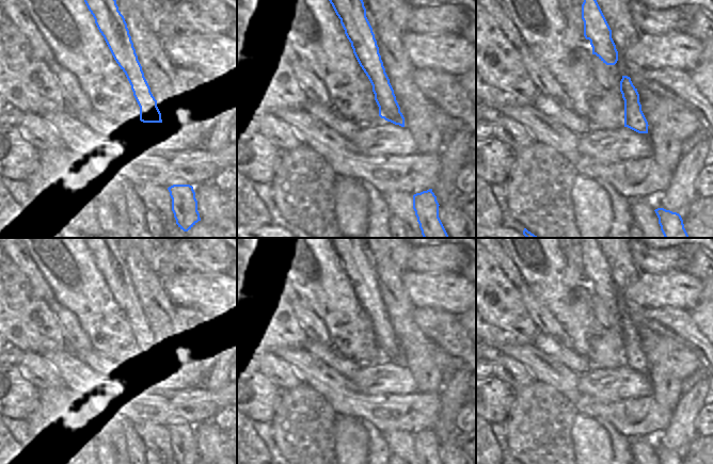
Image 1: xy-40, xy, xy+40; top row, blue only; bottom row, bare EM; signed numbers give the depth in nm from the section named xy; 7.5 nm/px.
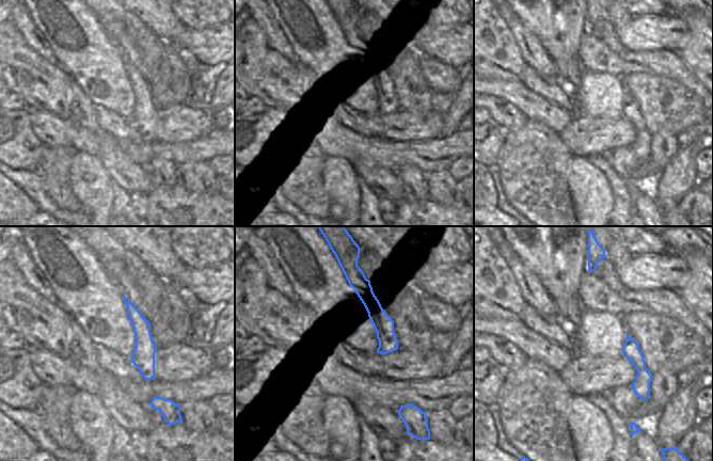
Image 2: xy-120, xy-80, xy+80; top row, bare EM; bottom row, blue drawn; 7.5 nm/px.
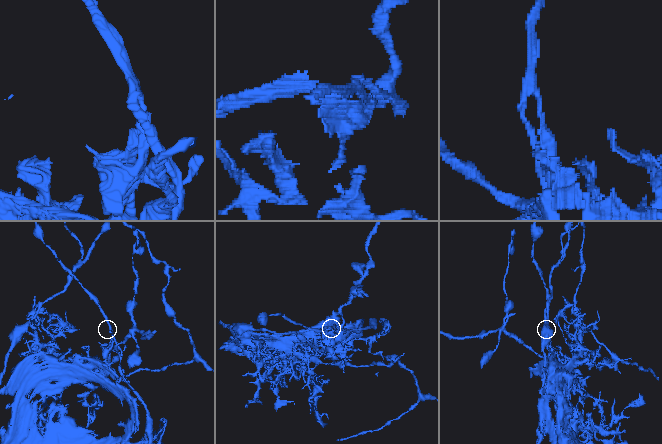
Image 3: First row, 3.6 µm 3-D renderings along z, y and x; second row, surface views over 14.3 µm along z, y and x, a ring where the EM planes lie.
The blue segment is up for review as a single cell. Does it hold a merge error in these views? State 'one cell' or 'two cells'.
two cells

